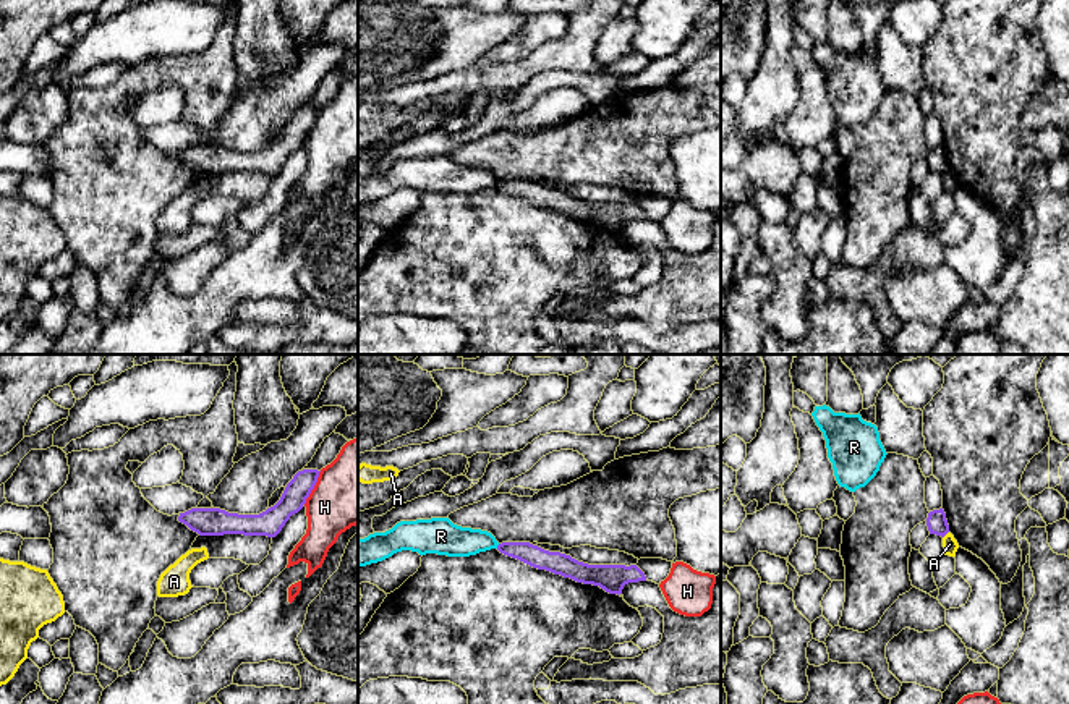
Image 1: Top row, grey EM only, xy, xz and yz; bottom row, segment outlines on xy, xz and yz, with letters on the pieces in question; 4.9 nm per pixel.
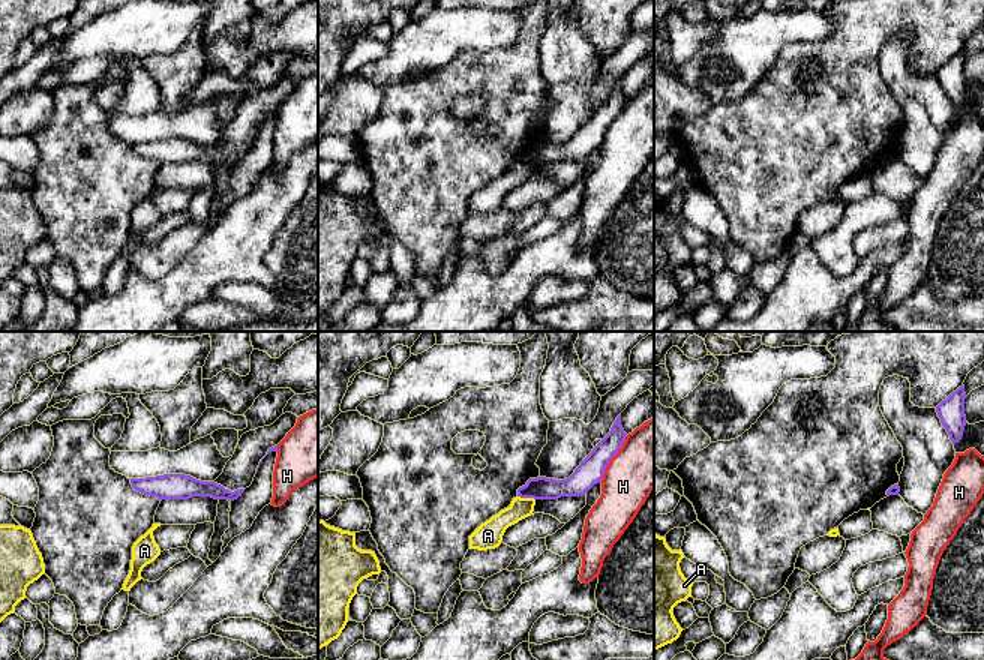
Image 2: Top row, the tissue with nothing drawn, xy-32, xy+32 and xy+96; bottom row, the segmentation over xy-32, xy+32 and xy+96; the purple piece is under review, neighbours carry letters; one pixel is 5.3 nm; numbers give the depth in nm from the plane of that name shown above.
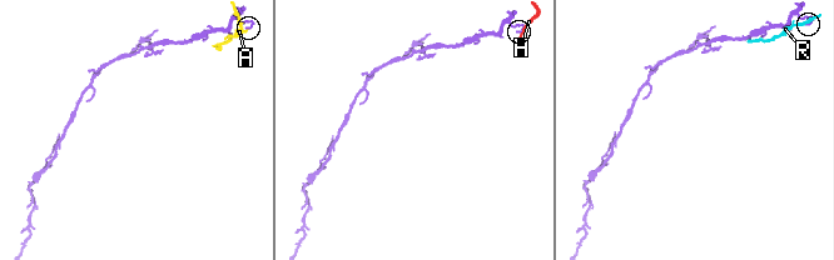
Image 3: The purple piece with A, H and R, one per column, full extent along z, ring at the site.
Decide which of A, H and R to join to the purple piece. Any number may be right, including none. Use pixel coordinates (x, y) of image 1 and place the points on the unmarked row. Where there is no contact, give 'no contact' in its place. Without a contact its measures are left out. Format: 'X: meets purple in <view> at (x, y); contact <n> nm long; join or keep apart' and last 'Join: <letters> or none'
A: meets purple in yz at (946, 170); contact 50 nm long; keep apart
H: meets purple in xy at (313, 125); contact 190 nm long; keep apart
R: meets purple in xz at (498, 183); contact 30 nm long; keep apart
Join: none

